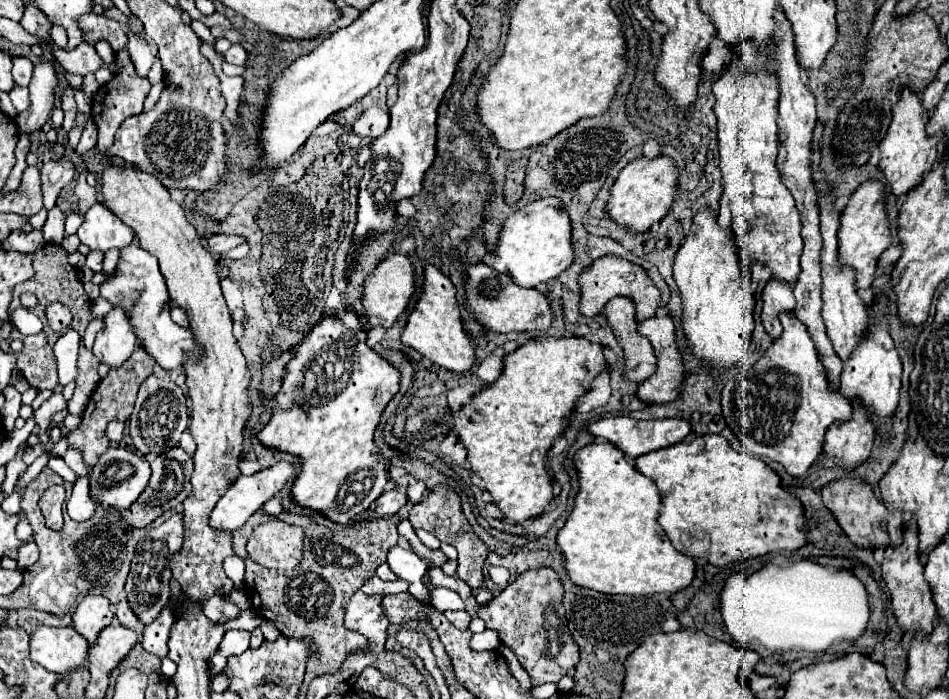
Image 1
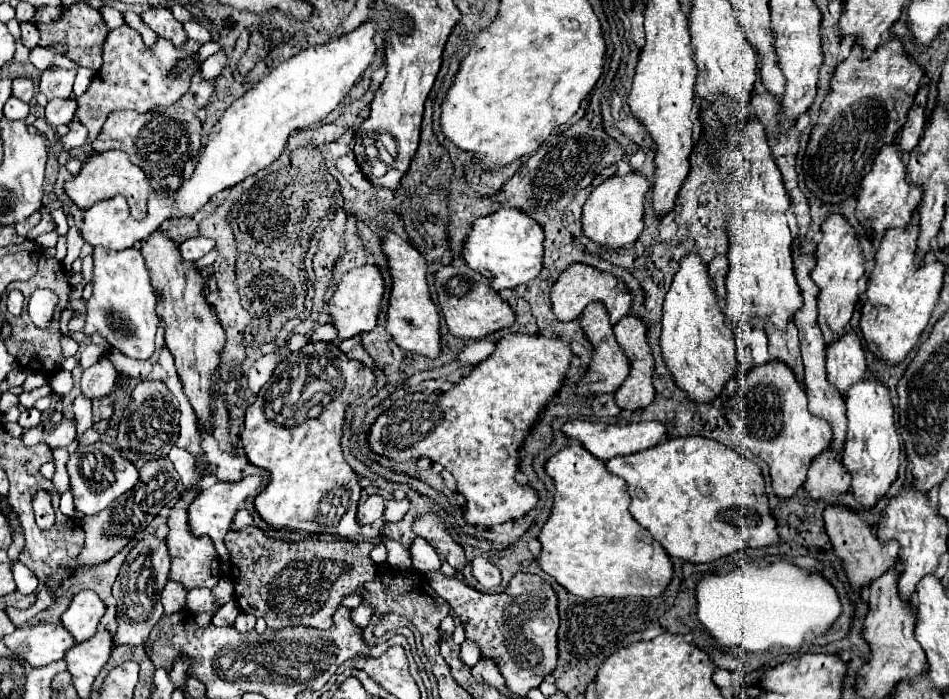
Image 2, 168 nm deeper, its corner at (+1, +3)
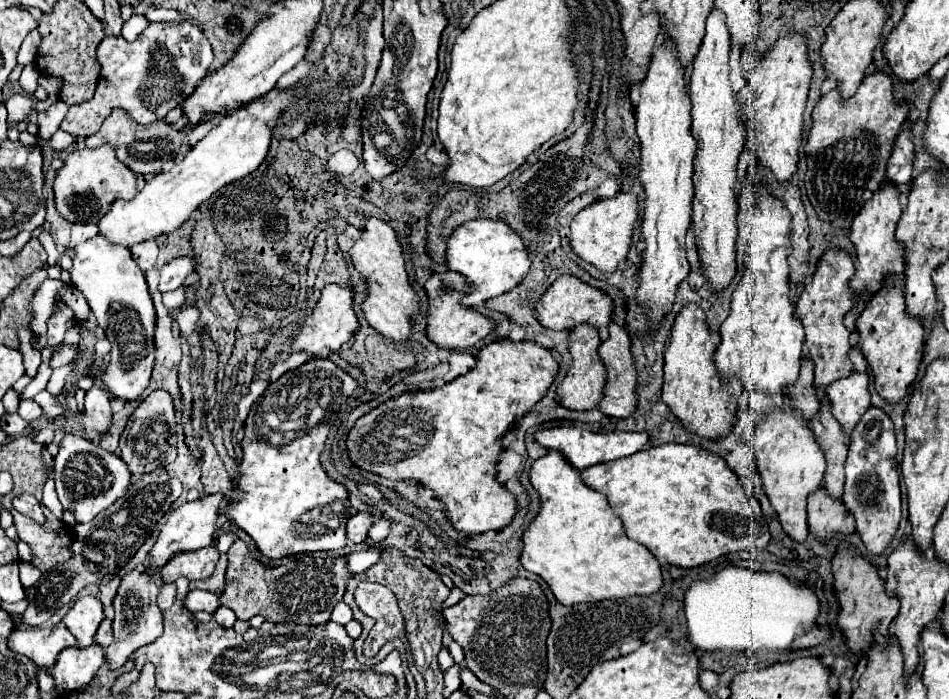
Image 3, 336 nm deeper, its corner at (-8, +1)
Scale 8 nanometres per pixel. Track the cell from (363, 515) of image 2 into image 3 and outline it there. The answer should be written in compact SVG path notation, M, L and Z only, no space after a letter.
M357 512L347 522L347 538L351 542L363 542L367 536L367 530L373 526L375 514L373 512Z

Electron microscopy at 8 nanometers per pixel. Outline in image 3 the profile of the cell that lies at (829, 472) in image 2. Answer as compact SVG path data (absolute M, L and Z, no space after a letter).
M821 486L811 498L807 498L809 530L819 540L829 540L833 534L851 534L855 532L855 518L847 514L841 498L831 498Z

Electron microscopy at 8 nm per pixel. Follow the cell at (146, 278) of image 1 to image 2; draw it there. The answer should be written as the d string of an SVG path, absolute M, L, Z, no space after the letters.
M94 248L92 258L92 296L86 302L86 324L82 330L88 336L100 334L116 352L128 358L148 360L154 354L154 334L160 322L154 308L156 294L150 288L150 274L146 272L140 250L128 248L116 252L110 248Z

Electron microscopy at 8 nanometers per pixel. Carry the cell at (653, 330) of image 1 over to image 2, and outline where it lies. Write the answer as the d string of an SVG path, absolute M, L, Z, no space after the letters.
M624 316L618 324L612 326L614 338L618 342L618 346L622 348L622 352L626 354L628 362L630 362L630 374L628 378L622 382L622 386L614 392L614 400L622 410L640 410L646 404L650 404L650 400L654 400L654 386L652 386L652 368L654 368L654 358L650 352L650 346L646 342L646 326L642 324L642 320L634 318L634 316Z

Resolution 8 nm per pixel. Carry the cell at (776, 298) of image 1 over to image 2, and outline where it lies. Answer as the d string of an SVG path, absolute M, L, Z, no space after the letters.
M790 322L790 328L786 332L774 332L774 328L770 328L768 352L772 360L778 360L788 368L792 368L798 384L804 384L804 368L802 368L800 346L798 346L798 328L794 326L794 322Z

